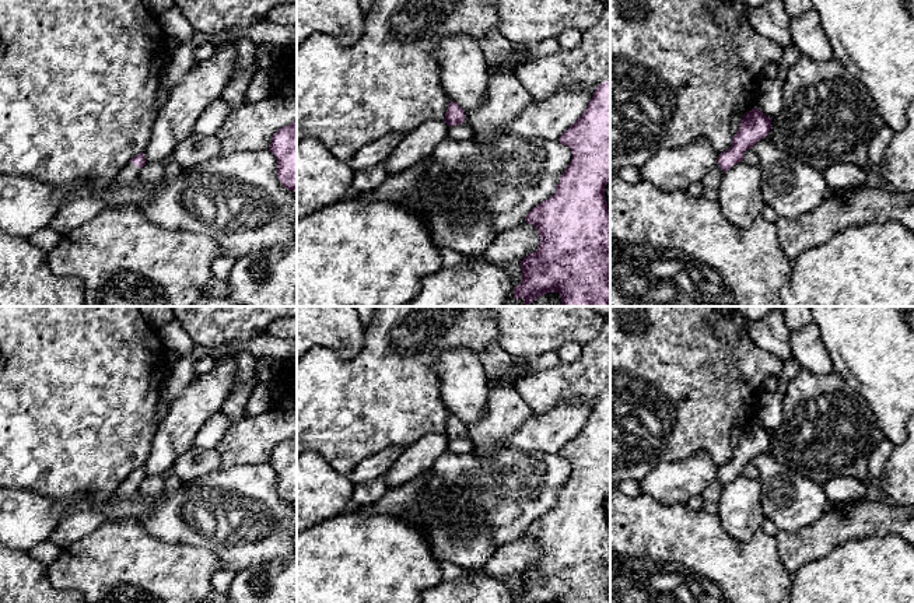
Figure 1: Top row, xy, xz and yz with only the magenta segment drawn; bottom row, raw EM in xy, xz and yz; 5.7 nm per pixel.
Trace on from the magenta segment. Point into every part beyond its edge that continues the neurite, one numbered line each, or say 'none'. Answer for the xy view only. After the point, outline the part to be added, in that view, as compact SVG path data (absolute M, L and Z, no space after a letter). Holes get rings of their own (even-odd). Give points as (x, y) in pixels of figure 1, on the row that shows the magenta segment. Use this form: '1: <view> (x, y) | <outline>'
1: xy (129, 171) | M129 162L126 164L116 175L115 183L116 185L125 185L130 180L133 180L140 172L140 168L134 164Z

